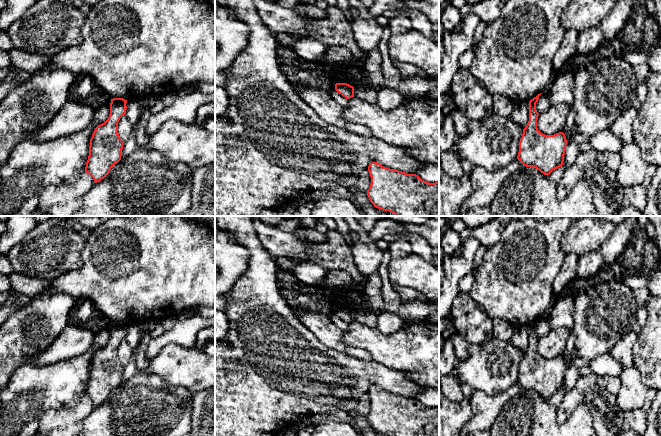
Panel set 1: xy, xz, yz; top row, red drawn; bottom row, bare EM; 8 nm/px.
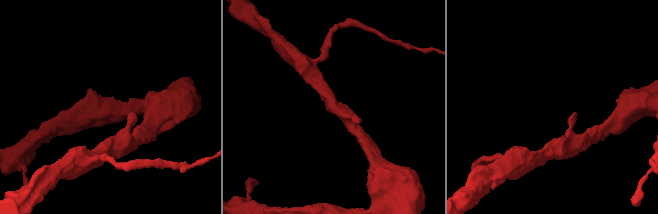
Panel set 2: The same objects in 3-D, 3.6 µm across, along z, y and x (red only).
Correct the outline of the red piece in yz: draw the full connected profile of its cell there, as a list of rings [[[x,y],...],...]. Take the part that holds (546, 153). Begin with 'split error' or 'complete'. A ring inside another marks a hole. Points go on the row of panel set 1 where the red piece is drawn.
complete; [[[541,94],[529,101],[529,121],[523,129],[517,159],[523,166],[534,167],[548,176],[563,165],[568,142],[563,132],[545,135],[538,130],[536,103]]]

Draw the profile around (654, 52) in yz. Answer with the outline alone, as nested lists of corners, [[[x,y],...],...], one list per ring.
[[[659,44],[642,46],[637,50],[644,52],[649,57],[647,64],[651,71],[661,72],[661,46]]]

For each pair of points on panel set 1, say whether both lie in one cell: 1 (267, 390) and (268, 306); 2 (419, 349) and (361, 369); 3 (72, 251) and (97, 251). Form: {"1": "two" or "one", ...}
{"1": "one", "2": "two", "3": "two"}

